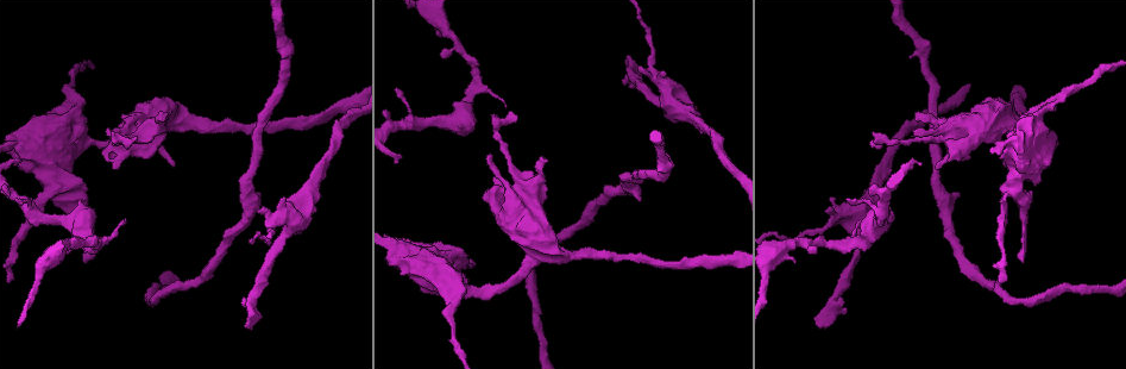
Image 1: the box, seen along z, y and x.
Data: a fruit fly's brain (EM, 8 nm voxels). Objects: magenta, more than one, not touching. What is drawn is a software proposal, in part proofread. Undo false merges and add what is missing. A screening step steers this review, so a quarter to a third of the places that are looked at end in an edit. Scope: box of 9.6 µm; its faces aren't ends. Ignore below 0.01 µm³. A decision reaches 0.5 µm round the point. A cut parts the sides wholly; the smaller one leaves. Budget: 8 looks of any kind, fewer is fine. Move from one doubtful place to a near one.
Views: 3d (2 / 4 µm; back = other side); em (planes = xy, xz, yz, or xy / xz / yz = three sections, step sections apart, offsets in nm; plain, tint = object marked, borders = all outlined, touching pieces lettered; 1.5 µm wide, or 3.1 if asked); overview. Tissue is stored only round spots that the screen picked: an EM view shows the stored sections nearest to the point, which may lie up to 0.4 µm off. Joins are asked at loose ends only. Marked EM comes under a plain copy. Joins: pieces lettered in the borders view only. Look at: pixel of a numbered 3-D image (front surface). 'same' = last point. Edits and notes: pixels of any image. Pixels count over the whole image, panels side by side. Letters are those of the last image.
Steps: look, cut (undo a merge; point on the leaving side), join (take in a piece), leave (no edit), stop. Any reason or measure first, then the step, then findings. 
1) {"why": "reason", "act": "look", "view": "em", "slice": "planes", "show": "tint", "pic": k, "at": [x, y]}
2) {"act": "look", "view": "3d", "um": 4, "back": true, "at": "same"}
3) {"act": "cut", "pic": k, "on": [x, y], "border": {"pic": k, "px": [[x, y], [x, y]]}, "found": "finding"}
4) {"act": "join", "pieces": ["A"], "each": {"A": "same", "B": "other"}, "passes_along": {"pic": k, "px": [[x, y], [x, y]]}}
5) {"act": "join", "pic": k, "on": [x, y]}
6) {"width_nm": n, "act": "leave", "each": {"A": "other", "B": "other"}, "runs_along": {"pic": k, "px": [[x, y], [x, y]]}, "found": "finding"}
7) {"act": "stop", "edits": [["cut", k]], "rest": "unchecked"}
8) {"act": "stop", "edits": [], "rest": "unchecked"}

{"why": "sharp bend", "act": "look", "view": "3d", "um": 4, "pic": 1, "at": [494, 130]}

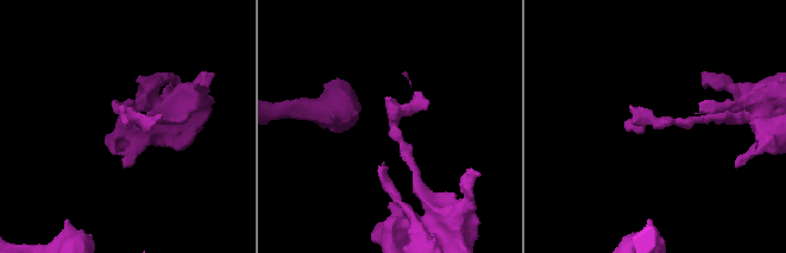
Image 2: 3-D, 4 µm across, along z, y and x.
{"why": "now the EM", "act": "look", "view": "em", "slice": "xz", "step": 4, "show": "tint", "pic": 2, "at": [654, 121]}

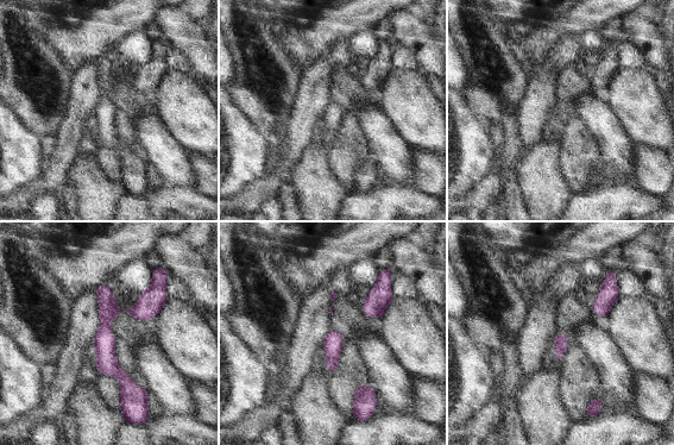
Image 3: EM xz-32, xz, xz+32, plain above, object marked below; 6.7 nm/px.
{"act": "look", "view": "em", "slice": "planes", "show": "borders", "at": "same"}

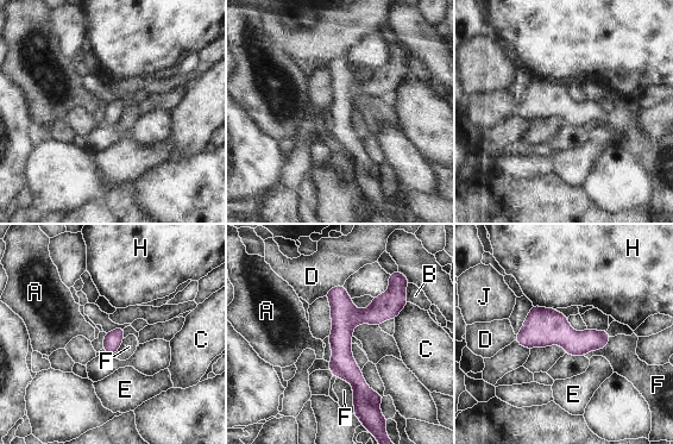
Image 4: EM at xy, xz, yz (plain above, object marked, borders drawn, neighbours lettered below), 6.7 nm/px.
{"width_nm": 130, "longest_contact_nm": ["F", 280], "act": "leave", "each": {"A": "other", "B": "other", "C": "other", "D": "other", "E": "other", "F": "other", "H": "other", "J": "other"}, "found": "one neuron here"}

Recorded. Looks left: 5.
{"act": "look", "view": "3d", "um": 4, "pic": 1, "at": [1022, 262]}

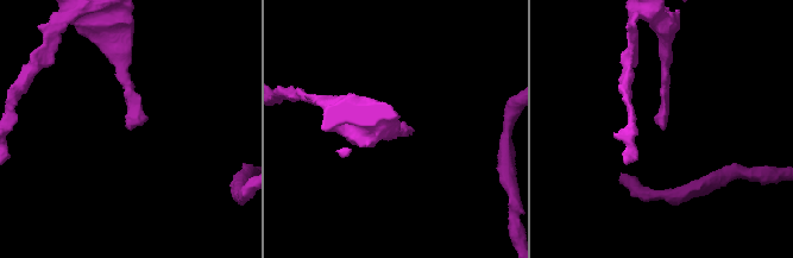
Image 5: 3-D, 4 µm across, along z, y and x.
{"act": "look", "view": "em", "slice": "planes", "show": "borders", "pic": 5, "at": [131, 129]}

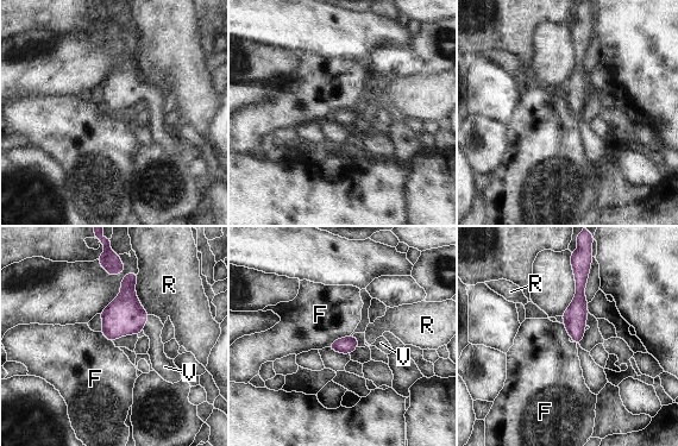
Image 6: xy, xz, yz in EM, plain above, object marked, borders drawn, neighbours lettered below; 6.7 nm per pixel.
{"width_nm": 120, "longest_contact_nm": ["R", 300], "act": "join", "pieces": ["V"], "each": {"F": "other", "R": "other", "V": "same"}, "found": "the neuron continues"}

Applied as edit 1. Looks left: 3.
{"why": "branch stops here", "act": "look", "view": "3d", "um": 2, "pic": 1, "at": [444, 58]}

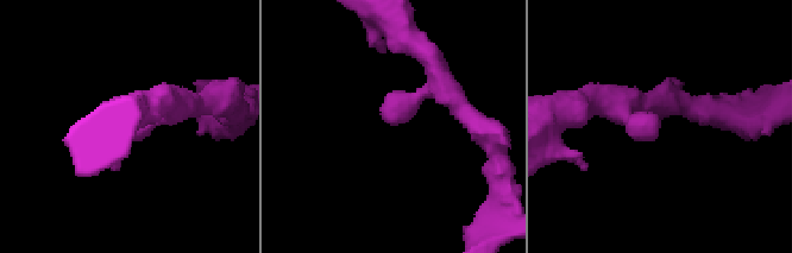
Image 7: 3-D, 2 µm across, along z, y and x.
{"why": "shape alone is not enough", "act": "look", "view": "em", "slice": "planes", "show": "borders", "pic": 7, "at": [649, 114]}

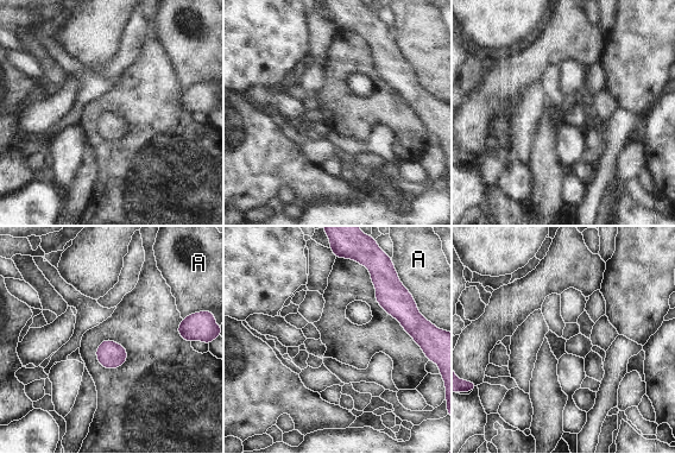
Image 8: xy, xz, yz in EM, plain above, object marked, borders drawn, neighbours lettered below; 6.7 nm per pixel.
{"act": "leave", "each": {"A": "other"}, "border": {"pic": 8, "px": [[395, 270], [401, 283], [415, 301]]}, "found": "none of them fits"}

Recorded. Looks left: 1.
{"act": "stop", "edits": [["join", 6]], "rest": "unchecked"}

